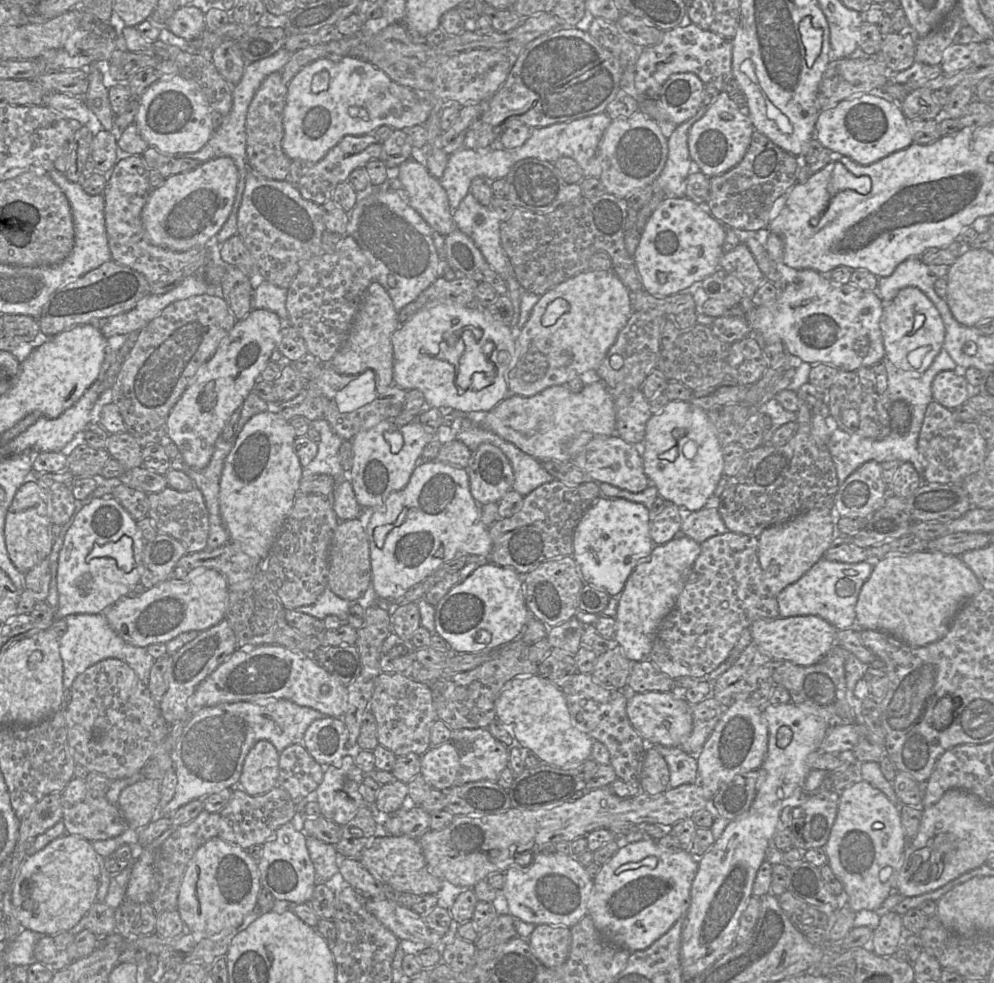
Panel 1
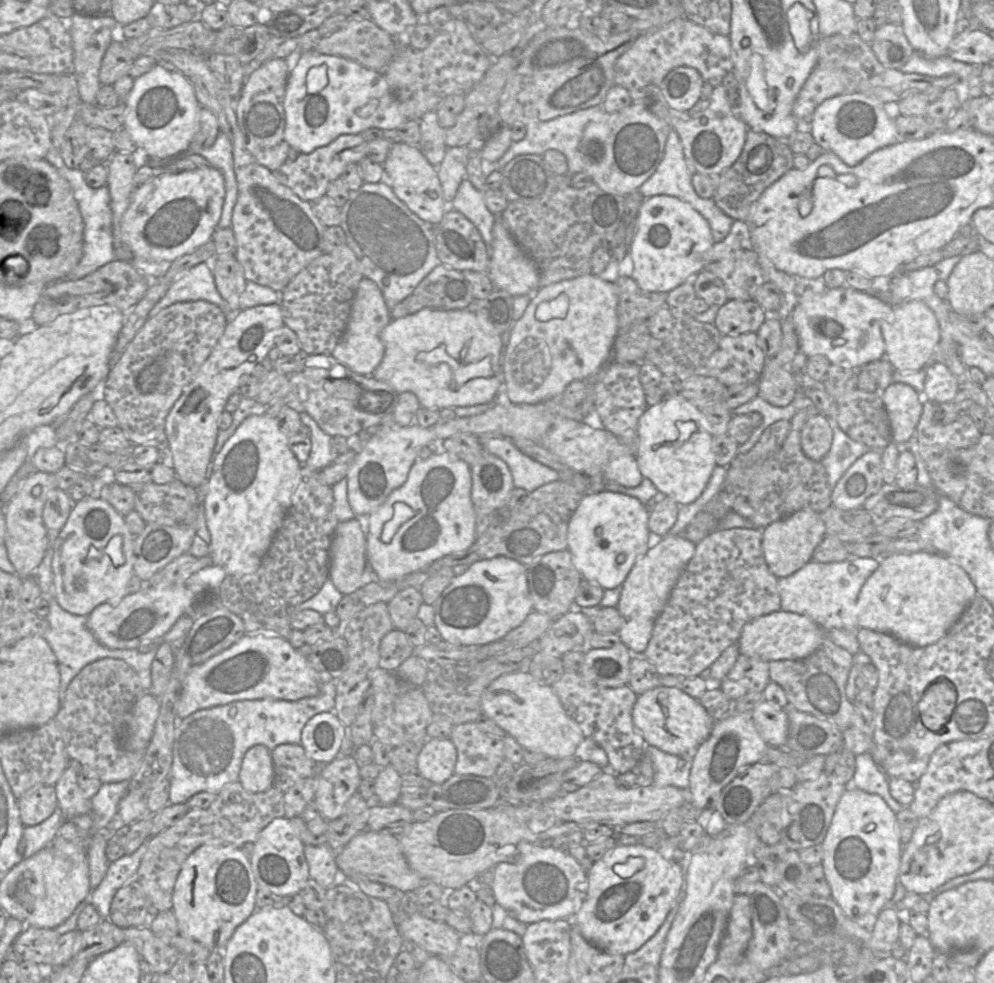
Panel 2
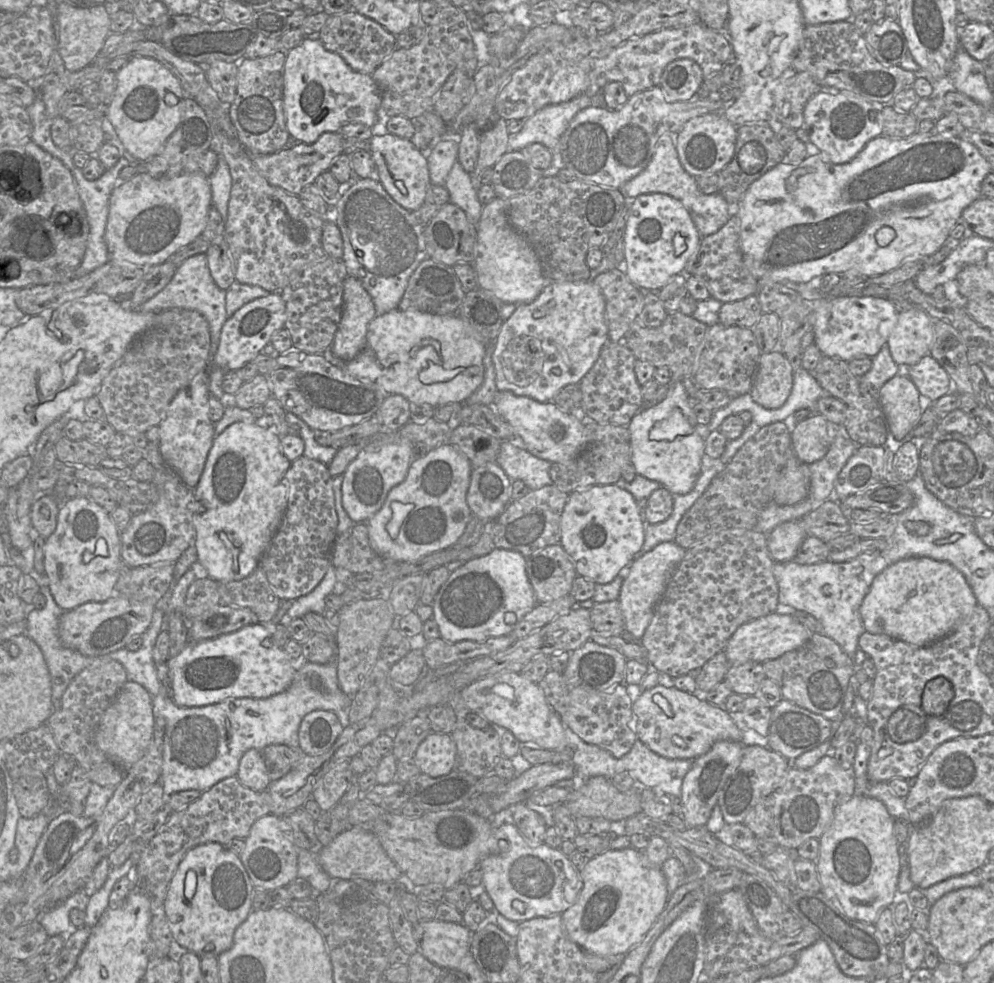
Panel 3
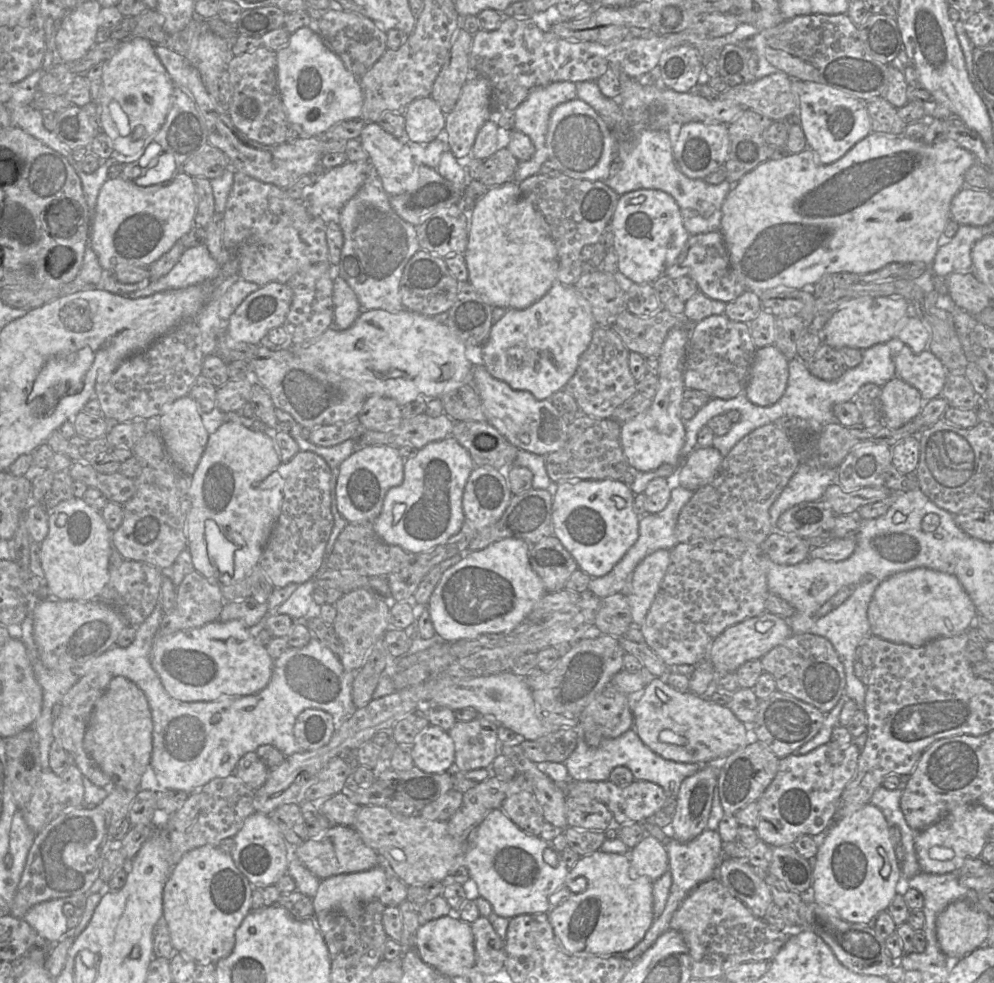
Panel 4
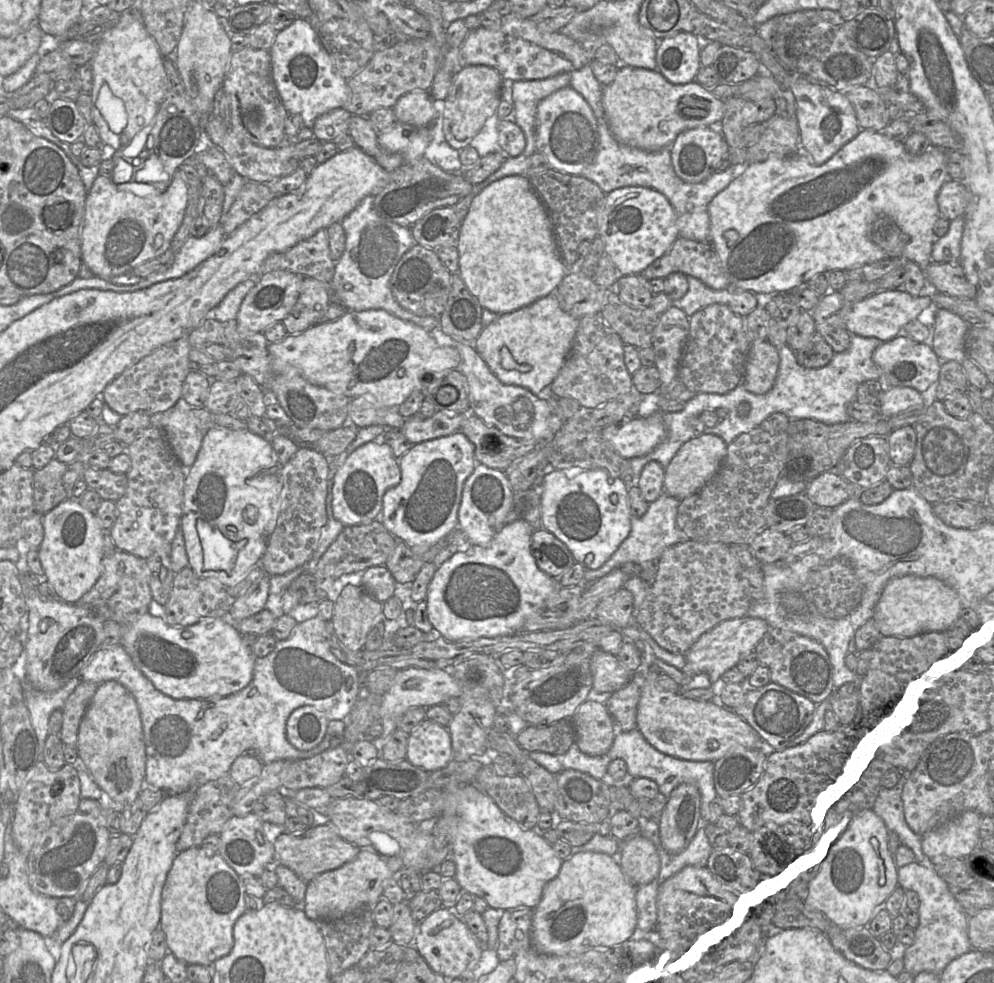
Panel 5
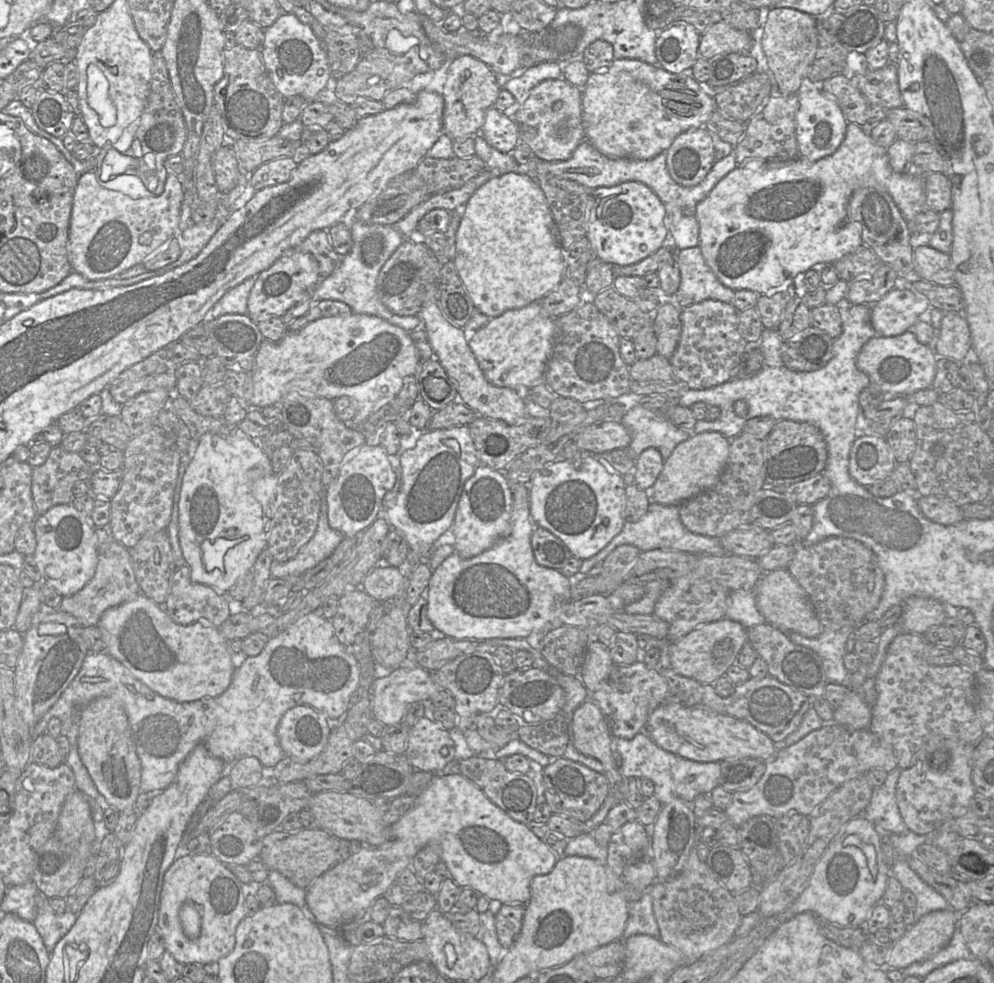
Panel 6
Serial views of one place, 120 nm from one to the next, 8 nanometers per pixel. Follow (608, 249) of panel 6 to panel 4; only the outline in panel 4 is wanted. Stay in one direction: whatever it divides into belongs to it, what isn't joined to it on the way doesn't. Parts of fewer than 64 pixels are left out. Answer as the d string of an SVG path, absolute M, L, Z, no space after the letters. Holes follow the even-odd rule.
M639 189L619 196L611 226L618 271L636 284L653 283L663 275L690 237L676 201L661 190Z

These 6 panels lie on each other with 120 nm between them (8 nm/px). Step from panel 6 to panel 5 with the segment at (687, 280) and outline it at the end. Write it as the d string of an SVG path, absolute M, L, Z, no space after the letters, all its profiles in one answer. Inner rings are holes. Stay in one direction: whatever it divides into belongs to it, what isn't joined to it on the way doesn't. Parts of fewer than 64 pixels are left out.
M687 276L687 280L689 287L686 294L678 302L674 303L688 317L710 304L728 305L732 288L715 290L706 286L702 281L693 276Z

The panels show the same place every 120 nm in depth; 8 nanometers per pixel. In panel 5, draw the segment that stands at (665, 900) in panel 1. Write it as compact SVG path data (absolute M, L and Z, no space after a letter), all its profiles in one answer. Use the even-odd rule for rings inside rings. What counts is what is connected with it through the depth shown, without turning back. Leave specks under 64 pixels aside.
M575 850L563 861L559 874L544 887L542 898L534 909L532 943L542 954L577 956L593 949L610 948L630 940L637 927L637 921L636 887L626 879L618 858Z

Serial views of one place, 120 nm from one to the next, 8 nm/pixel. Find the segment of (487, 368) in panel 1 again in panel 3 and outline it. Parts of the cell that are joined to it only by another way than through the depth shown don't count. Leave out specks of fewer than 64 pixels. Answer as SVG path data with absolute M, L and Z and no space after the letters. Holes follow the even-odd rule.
M392 310L376 315L368 325L366 345L351 361L342 361L330 350L322 354L330 363L348 374L372 382L387 395L402 395L412 405L430 405L434 408L446 404L461 404L482 384L485 347L474 338L473 330L458 315L438 315L419 310Z

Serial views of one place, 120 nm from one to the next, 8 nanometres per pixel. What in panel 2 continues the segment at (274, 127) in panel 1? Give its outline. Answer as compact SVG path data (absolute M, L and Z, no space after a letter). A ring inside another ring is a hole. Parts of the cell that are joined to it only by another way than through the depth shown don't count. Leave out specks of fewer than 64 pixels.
M285 59L263 62L244 83L237 101L234 100L238 127L247 150L269 171L277 171L287 160L290 145L285 139L284 95L289 77Z

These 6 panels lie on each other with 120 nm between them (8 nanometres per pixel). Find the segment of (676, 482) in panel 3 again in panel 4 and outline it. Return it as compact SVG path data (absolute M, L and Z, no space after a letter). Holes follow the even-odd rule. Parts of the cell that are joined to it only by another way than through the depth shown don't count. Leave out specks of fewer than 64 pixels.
M687 327L672 328L658 356L658 389L651 406L631 420L621 424L620 441L623 453L631 468L648 472L663 464L680 465L681 450L685 443L685 424L680 416L683 402L684 367L690 330Z

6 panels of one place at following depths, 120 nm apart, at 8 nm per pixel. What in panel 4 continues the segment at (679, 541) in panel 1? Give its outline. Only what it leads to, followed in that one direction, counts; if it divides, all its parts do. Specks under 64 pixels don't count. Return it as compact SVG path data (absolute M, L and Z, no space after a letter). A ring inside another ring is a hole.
M660 549L644 558L633 571L624 592L631 609L633 625L640 627L658 593L670 564L670 550Z

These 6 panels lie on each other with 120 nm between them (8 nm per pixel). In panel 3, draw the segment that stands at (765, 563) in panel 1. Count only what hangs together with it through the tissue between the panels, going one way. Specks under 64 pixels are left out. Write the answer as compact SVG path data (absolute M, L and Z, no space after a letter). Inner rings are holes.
M792 520L777 525L767 534L767 547L774 562L793 561L807 537L801 521Z

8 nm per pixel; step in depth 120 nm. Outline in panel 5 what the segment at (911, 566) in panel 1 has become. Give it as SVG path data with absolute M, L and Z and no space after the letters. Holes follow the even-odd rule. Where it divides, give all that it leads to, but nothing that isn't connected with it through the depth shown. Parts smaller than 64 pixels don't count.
M904 576L889 581L874 608L873 620L883 637L913 638L931 632L947 632L961 618L962 605L957 593L934 577Z

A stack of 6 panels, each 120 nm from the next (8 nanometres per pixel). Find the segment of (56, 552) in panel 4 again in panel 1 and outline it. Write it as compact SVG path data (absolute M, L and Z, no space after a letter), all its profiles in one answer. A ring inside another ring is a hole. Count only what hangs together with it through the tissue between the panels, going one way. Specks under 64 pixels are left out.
M100 497L93 499L89 504L82 507L82 509L73 515L73 522L68 529L62 548L59 552L58 567L57 567L57 591L58 591L58 606L56 611L56 619L65 619L65 617L72 614L100 614L104 613L109 607L116 604L118 601L127 597L130 590L141 583L140 578L142 574L142 557L145 546L145 540L141 531L137 526L137 521L123 508L113 497Z

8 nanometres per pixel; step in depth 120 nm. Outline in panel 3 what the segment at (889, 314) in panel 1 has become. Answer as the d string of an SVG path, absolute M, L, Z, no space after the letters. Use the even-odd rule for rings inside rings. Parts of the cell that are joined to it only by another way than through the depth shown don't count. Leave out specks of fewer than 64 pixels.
M920 309L900 312L886 345L893 360L900 367L918 363L934 340L933 319Z

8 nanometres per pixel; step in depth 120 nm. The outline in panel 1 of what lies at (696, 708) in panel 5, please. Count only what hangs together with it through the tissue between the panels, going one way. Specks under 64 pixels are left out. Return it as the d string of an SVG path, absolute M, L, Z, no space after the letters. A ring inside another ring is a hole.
M649 691L628 694L627 715L633 728L650 745L679 747L693 728L692 705L683 696L683 691Z

